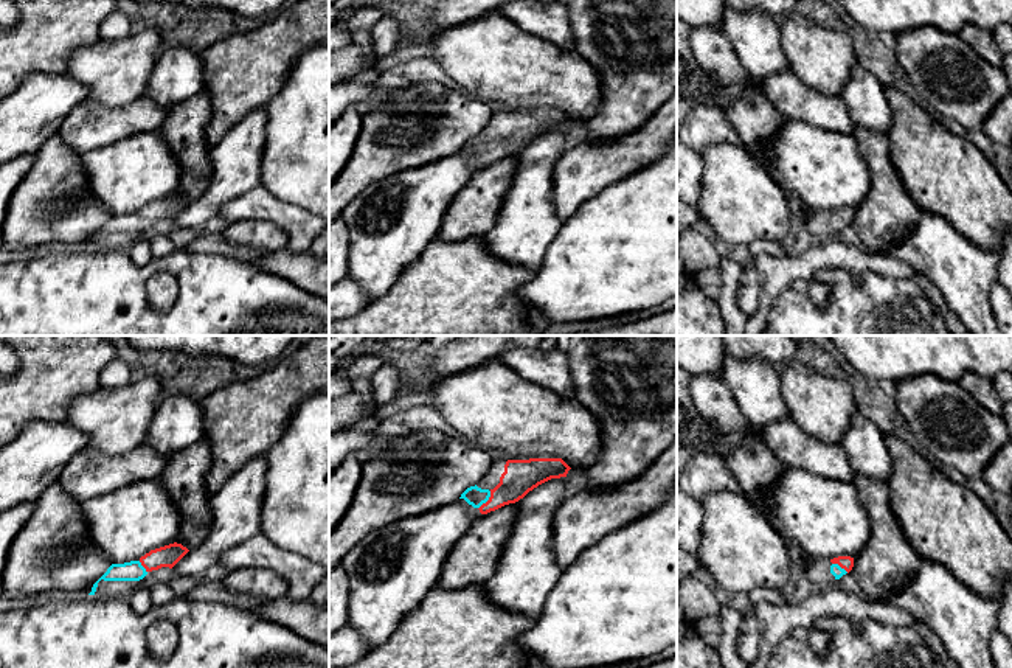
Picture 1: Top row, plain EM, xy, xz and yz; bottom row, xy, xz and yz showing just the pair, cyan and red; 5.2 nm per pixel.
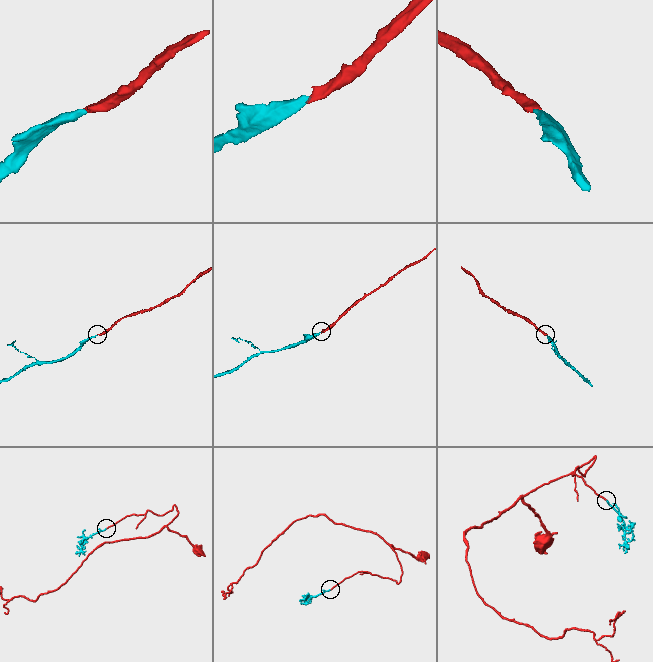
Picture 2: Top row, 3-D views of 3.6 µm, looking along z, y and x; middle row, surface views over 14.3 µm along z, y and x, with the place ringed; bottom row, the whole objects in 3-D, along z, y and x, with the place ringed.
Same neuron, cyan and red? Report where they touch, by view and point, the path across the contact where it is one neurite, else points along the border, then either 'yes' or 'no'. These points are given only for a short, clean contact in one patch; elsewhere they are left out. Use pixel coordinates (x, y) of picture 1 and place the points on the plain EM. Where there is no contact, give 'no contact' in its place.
meets cyan in xz at (486, 153); runs through xz (474, 148), (486, 153), (499, 149), (520, 128); yes

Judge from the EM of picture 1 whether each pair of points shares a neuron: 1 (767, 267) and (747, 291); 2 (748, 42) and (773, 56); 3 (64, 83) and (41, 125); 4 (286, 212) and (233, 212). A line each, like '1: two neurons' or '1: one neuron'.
1: two neurons
2: one neuron
3: one neuron
4: one neuron

